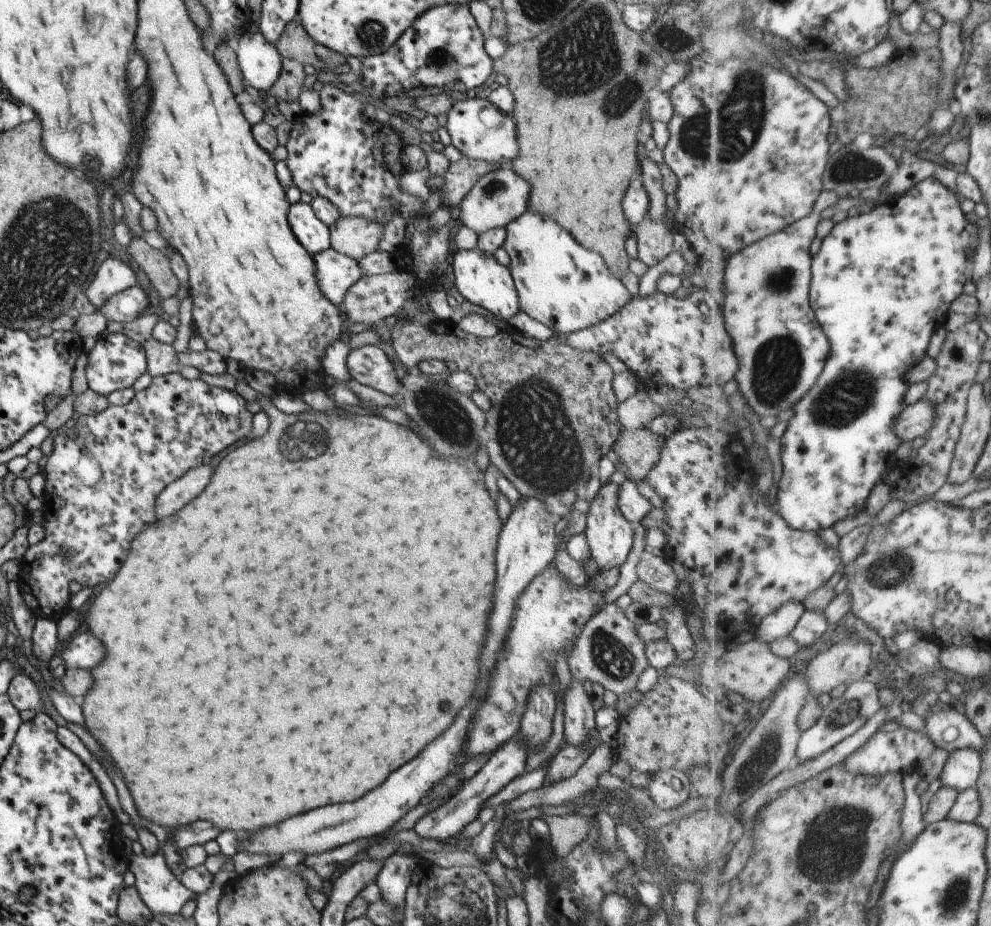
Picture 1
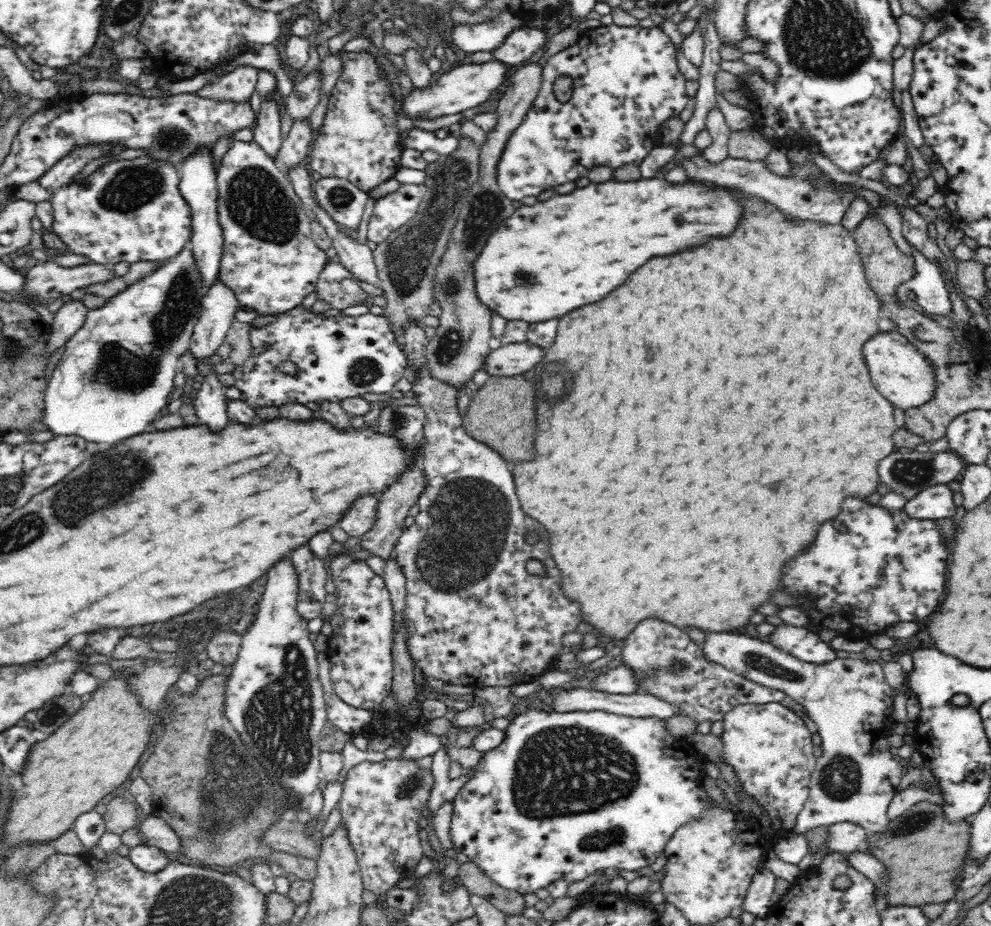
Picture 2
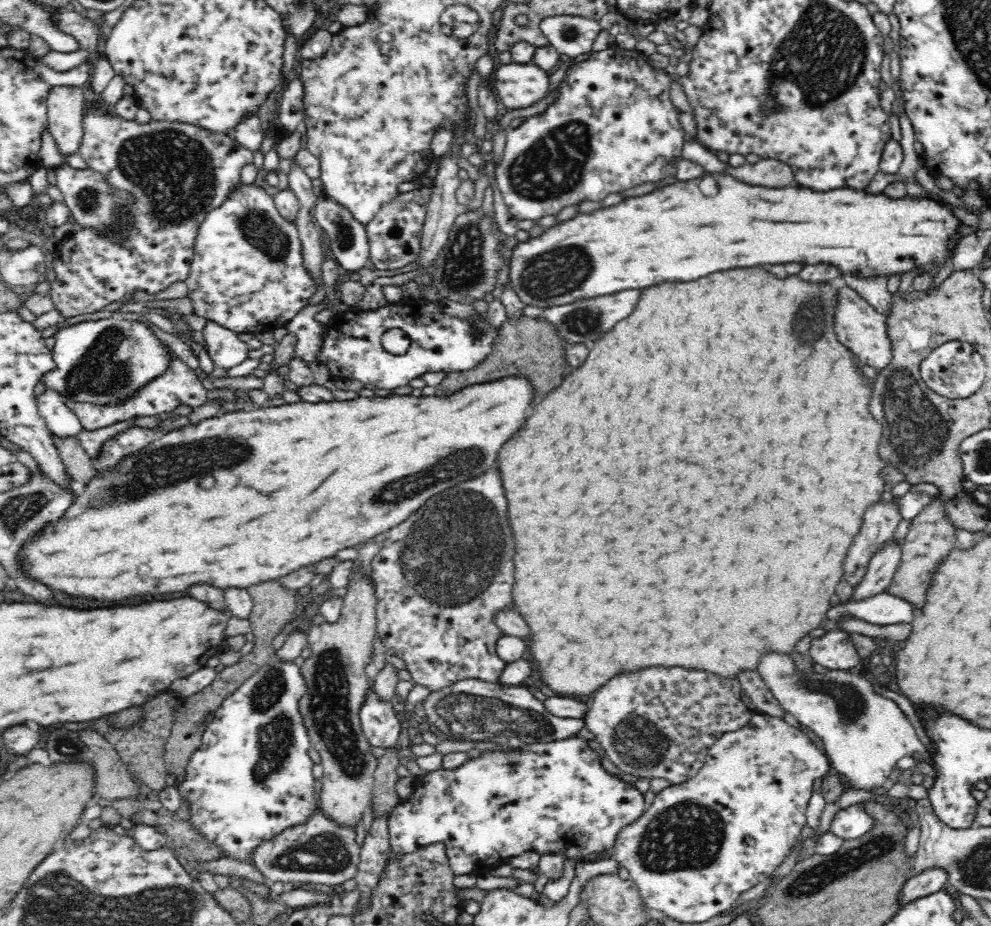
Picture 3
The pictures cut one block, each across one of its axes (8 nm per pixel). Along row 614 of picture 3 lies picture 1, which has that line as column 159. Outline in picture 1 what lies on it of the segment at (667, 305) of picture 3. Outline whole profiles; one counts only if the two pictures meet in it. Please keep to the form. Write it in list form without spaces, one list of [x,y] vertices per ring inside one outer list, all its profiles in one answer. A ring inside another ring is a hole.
[[[261,395],[256,402],[260,405],[260,410],[263,410],[268,417],[267,432],[263,436],[252,438],[242,446],[233,448],[225,456],[222,456],[220,462],[212,470],[208,482],[209,486],[205,485],[205,490],[199,496],[195,496],[191,502],[187,502],[177,514],[173,514],[169,518],[163,518],[163,520],[155,520],[155,522],[148,524],[145,530],[134,536],[131,539],[123,566],[117,570],[117,574],[113,576],[109,586],[106,585],[95,596],[89,610],[86,610],[84,614],[84,622],[87,624],[89,632],[97,640],[101,640],[103,646],[107,648],[107,654],[105,654],[103,662],[97,668],[90,670],[91,676],[93,676],[93,688],[79,701],[85,726],[89,730],[89,734],[93,734],[103,744],[103,748],[115,760],[117,768],[123,772],[123,780],[125,780],[125,784],[131,792],[131,798],[137,806],[139,816],[143,816],[143,818],[147,818],[147,820],[151,820],[151,822],[155,822],[157,826],[163,826],[163,828],[191,824],[193,820],[209,820],[215,828],[219,828],[219,832],[223,831],[223,828],[231,828],[235,832],[239,832],[239,830],[245,832],[247,830],[247,833],[254,833],[263,826],[277,824],[277,822],[281,822],[289,816],[303,814],[311,808],[357,800],[367,790],[379,786],[401,764],[415,758],[433,738],[437,738],[439,734],[443,734],[448,729],[447,726],[453,722],[455,714],[471,698],[471,692],[476,690],[475,684],[477,684],[479,677],[479,674],[477,674],[477,670],[479,670],[477,654],[481,650],[481,642],[485,642],[485,628],[487,628],[487,618],[489,618],[489,610],[491,610],[491,594],[493,594],[493,580],[495,580],[495,566],[493,566],[495,564],[495,542],[497,542],[502,522],[499,521],[495,502],[491,499],[491,495],[487,493],[487,488],[483,483],[483,472],[475,465],[472,457],[466,459],[455,455],[440,455],[432,447],[431,442],[418,431],[409,429],[407,425],[403,426],[386,420],[380,415],[350,414],[349,418],[347,415],[329,415],[312,409],[296,414],[285,414],[271,406],[267,396]],[[205,562],[211,562],[211,568],[215,570],[215,574],[219,578],[205,578],[207,574],[201,572],[201,564],[205,564]],[[305,730],[313,730],[313,732],[309,732],[309,742],[321,744],[321,746],[267,746],[271,742],[277,742],[277,738],[279,740],[289,738],[293,742],[295,738],[299,738],[299,734],[307,734]]]

